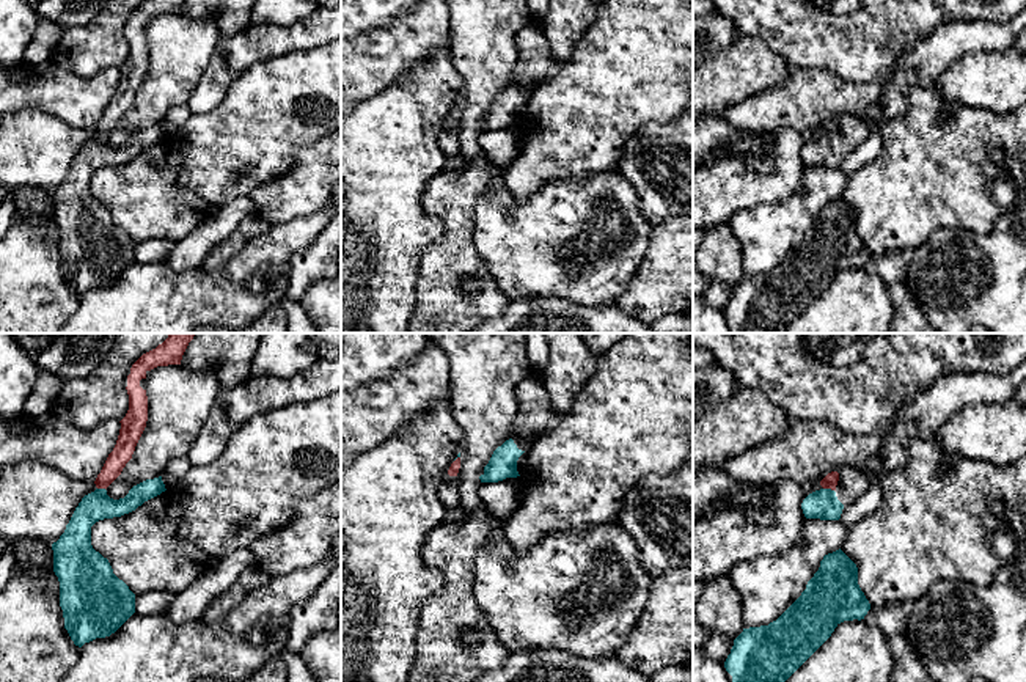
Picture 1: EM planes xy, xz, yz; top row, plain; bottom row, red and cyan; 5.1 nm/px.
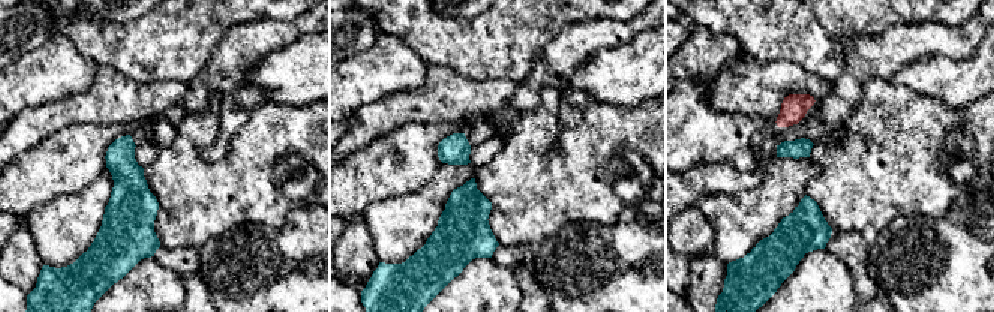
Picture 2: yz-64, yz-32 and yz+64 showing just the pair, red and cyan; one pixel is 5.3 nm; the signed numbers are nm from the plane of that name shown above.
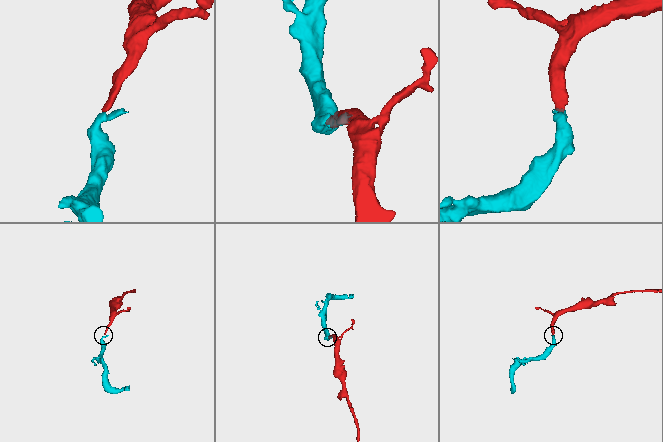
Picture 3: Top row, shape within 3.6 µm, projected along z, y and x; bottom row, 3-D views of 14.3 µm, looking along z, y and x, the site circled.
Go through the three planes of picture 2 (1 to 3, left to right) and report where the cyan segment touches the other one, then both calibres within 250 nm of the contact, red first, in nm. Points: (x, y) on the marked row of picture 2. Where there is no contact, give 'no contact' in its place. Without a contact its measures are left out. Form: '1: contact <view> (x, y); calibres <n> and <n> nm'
1: no contact
2: no contact
3: no contact

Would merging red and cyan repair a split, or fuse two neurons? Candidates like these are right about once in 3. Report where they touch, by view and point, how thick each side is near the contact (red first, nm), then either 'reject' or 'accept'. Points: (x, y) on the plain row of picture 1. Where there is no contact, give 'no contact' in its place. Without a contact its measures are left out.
contact yz (828, 135); calibres 80 and 150 nm; accept

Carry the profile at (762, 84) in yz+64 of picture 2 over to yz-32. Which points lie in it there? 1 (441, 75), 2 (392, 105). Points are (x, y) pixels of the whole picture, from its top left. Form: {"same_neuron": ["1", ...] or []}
{"same_neuron": ["1", "2"]}

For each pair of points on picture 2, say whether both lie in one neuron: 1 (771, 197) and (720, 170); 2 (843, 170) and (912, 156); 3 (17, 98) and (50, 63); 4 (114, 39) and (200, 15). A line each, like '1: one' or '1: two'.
1: two
2: one
3: one
4: one

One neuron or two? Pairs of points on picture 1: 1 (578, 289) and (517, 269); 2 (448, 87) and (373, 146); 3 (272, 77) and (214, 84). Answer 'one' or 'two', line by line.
1: one
2: one
3: two

